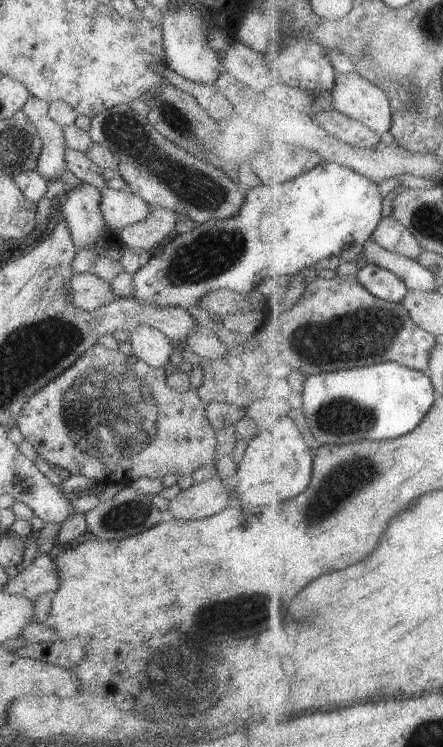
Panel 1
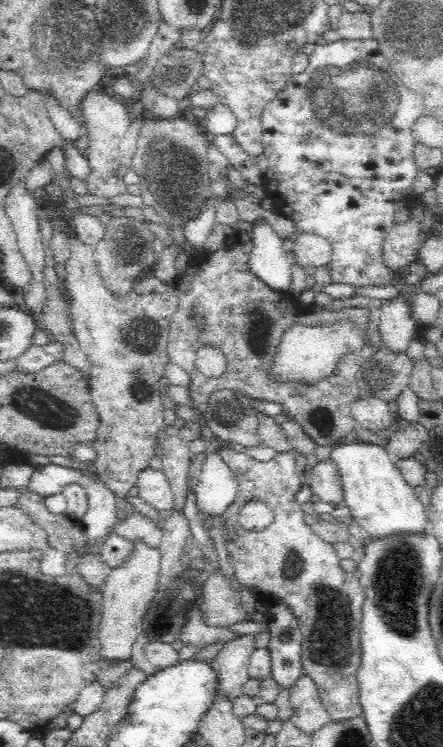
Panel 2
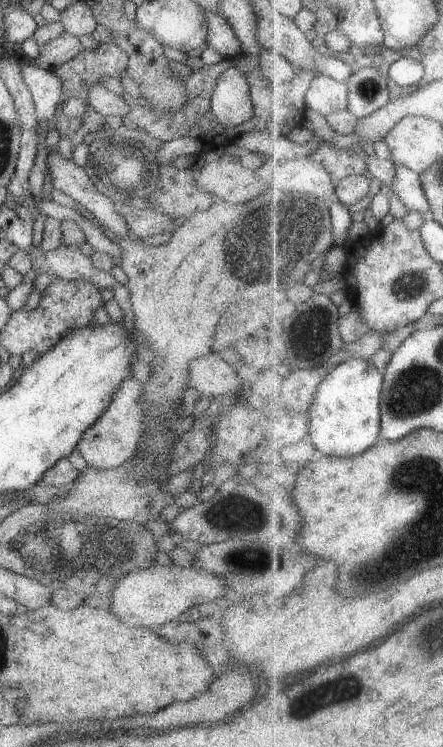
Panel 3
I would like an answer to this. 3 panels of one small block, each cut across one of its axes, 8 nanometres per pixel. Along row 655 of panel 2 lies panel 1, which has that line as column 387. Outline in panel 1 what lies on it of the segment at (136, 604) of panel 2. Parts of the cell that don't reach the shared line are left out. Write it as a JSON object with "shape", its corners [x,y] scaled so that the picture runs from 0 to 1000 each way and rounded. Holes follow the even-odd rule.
{"shape":[[[758,98],[749,130],[752,142],[765,150],[806,159],[851,178],[883,174],[887,146],[874,124],[815,99]]]}

